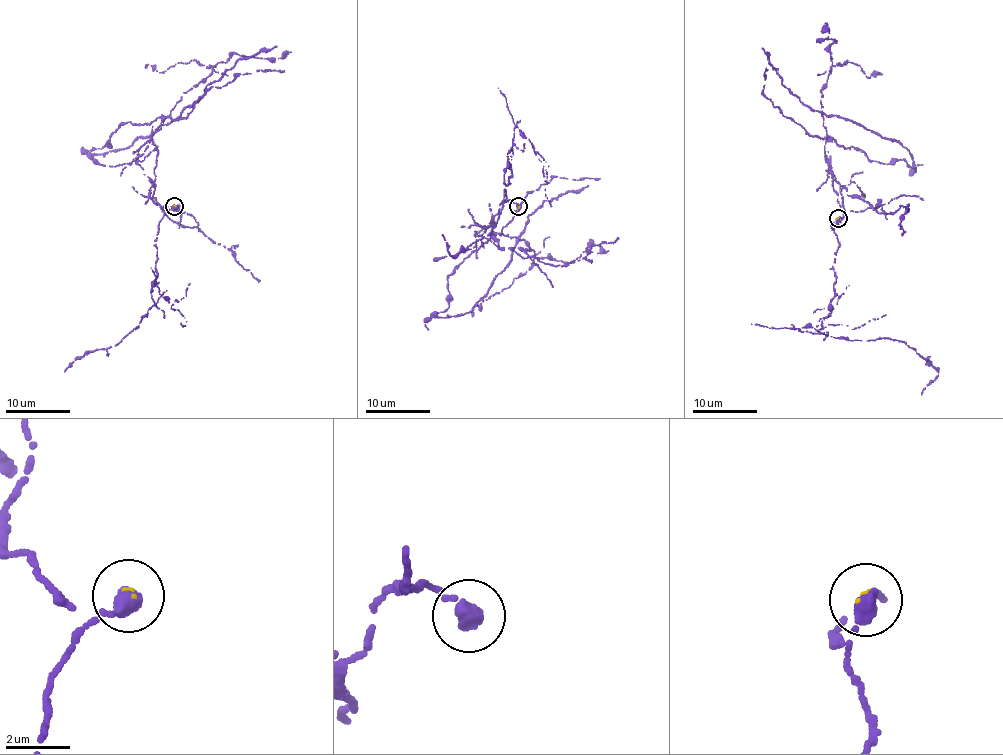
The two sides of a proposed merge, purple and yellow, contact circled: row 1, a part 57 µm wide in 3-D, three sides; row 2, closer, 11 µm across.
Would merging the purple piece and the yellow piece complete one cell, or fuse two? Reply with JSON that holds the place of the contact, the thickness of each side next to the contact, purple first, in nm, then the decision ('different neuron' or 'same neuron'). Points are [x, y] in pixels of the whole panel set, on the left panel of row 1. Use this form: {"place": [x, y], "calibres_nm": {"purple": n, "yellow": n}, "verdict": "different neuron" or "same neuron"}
{"place": [174, 206], "calibres_nm": {"purple": 500, "yellow": 160}, "verdict": "different neuron"}

